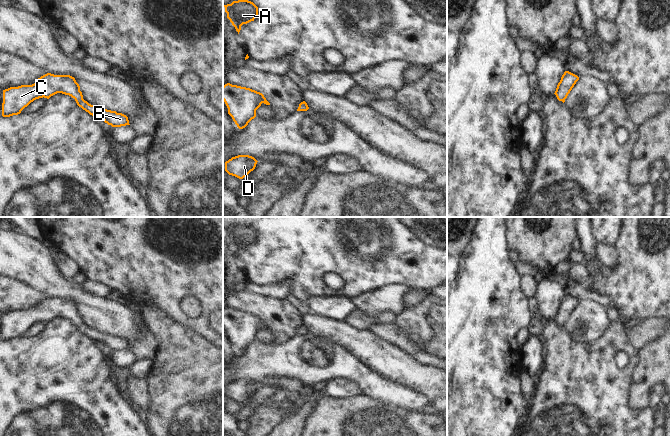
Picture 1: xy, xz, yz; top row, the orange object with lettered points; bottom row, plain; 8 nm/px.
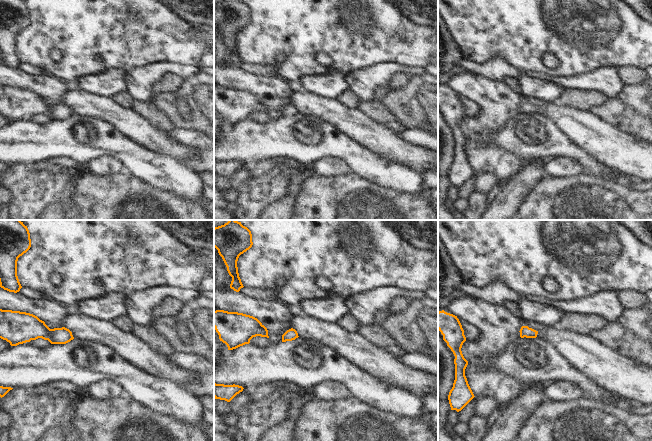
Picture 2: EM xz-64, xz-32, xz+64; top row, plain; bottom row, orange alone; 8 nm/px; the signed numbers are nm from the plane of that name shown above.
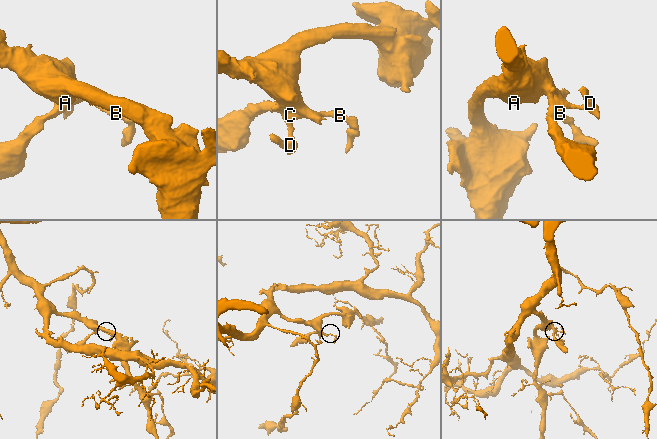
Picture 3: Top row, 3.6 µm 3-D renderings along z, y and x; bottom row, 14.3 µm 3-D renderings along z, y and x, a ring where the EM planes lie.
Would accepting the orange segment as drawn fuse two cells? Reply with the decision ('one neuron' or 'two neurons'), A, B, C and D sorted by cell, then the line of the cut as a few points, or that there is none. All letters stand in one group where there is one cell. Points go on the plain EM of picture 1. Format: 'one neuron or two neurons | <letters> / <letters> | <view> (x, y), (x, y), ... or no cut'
one neuron | A B C D | no cut

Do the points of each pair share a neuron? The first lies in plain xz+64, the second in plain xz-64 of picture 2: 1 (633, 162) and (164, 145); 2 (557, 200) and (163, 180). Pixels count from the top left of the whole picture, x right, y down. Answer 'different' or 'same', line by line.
1: same
2: different

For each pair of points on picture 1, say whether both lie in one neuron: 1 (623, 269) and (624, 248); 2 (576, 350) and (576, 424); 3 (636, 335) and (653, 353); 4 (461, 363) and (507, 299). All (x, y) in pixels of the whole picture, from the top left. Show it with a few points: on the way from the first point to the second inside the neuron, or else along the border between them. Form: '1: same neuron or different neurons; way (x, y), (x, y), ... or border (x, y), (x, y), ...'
1: same neuron; way (624, 264), (624, 253)
2: same neuron; way (576, 368), (576, 406)
3: different neurons; border (659, 338), (647, 344), (639, 351)
4: same neuron; way (461, 347), (491, 315)

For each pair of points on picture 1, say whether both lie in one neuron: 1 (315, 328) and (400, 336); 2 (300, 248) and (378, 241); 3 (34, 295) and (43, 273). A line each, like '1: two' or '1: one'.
1: two
2: one
3: two

